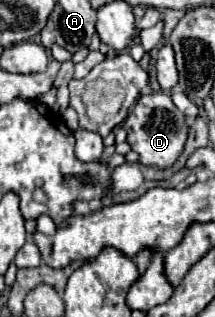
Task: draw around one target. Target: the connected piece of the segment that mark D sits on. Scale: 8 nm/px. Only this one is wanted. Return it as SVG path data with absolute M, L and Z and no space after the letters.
M138 105L138 109L132 109L126 117L124 129L128 131L126 141L140 155L140 163L154 165L158 169L166 169L178 159L188 135L186 117L178 111L176 105Z

